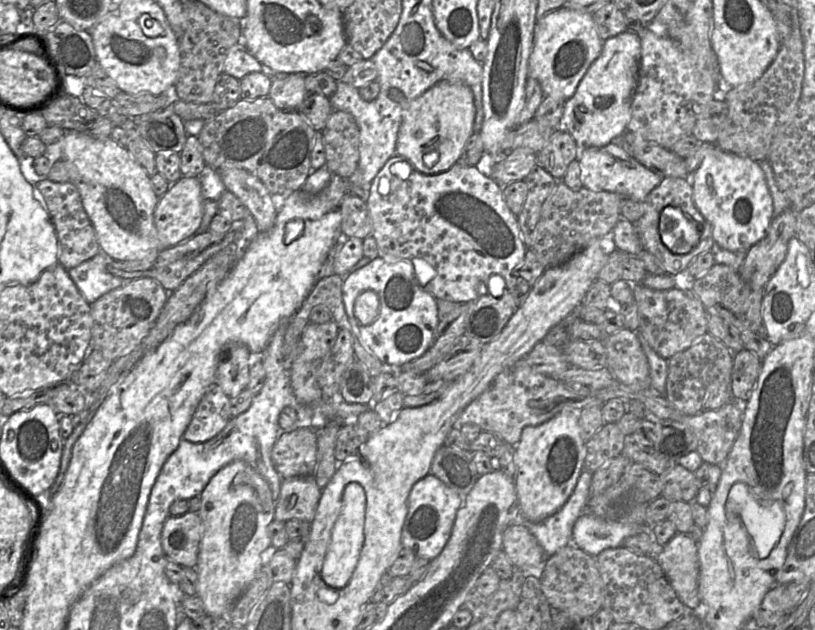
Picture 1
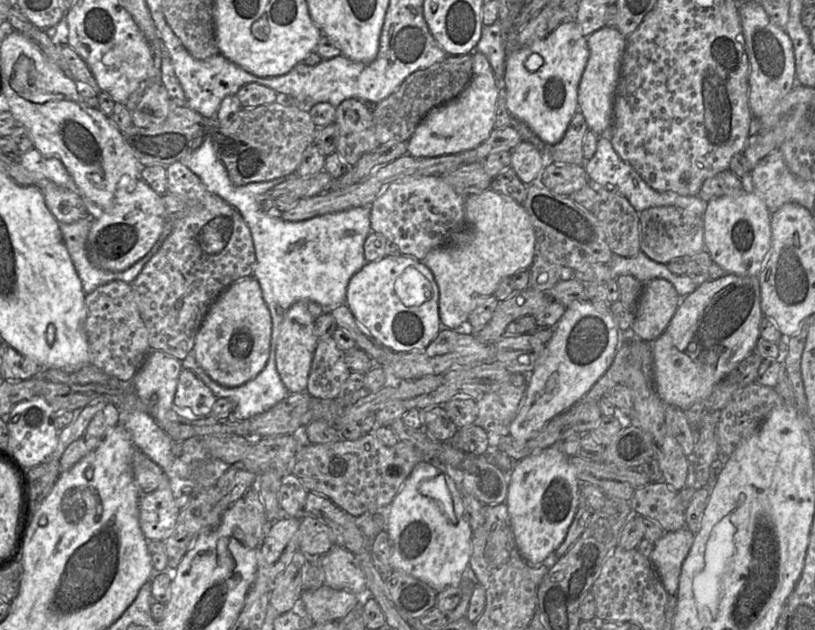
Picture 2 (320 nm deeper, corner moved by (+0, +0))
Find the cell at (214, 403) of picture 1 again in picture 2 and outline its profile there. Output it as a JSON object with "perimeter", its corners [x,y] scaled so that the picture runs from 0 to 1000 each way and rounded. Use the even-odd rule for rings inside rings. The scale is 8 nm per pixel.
{"perimeter":[[[225,586],[218,600],[212,649],[231,665],[259,659],[266,630],[238,590]]]}

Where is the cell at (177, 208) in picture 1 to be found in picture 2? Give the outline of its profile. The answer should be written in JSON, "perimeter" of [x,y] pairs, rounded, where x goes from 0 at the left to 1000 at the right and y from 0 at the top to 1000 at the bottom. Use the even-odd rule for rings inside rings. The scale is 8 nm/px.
{"perimeter":[[[175,284],[161,305],[146,298],[139,325],[117,348],[109,367],[107,405],[110,416],[124,427],[147,432],[174,411],[195,379],[204,354],[199,311]]]}

